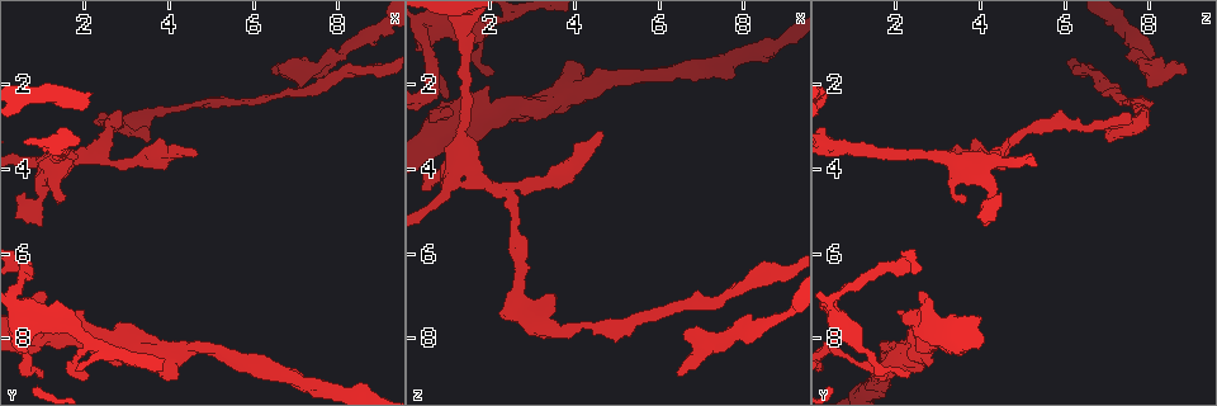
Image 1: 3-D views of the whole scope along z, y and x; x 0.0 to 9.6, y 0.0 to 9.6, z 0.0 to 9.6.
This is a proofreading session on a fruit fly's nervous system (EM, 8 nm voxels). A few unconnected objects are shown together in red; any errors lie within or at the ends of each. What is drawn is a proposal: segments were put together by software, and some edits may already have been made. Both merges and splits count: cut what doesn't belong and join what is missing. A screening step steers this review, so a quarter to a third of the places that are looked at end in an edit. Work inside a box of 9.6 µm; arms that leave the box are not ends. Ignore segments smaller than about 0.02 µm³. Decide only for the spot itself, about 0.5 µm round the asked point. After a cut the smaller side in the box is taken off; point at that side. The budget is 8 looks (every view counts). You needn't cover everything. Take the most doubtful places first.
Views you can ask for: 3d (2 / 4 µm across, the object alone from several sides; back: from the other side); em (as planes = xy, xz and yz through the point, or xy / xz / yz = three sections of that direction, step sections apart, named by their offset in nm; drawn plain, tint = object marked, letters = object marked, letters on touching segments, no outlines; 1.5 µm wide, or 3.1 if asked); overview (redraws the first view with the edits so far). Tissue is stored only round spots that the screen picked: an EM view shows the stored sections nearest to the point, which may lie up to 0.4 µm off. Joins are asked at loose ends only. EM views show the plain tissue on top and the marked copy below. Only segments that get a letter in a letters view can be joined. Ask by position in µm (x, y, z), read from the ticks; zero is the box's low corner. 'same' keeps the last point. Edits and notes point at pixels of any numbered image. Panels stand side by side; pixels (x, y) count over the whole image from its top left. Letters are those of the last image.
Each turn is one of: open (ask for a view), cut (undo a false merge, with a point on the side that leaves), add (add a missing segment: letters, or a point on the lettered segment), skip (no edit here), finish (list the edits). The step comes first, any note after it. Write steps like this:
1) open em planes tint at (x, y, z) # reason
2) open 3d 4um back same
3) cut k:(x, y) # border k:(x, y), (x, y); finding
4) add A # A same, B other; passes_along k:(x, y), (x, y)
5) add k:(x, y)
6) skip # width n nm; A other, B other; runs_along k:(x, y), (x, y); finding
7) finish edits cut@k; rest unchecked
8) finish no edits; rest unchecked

open 3d 2um at (4.60, 3.65, 3.15) # an open end

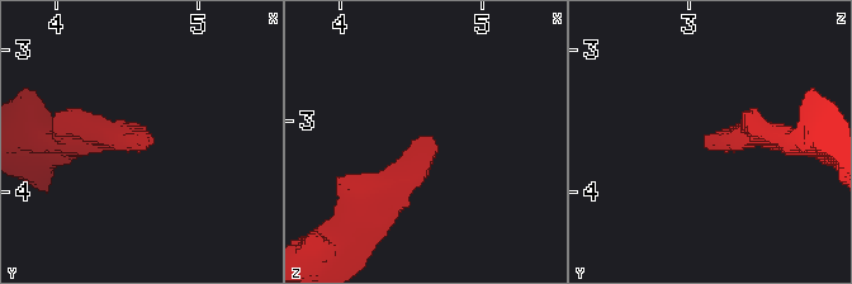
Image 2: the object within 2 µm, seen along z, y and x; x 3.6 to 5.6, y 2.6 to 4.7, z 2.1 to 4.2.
open em planes letters at (4.62, 3.68, 3.08) # shape alone is not enough

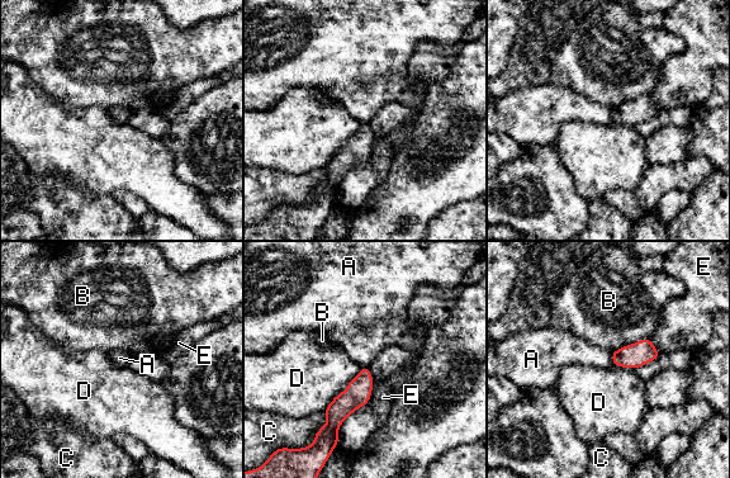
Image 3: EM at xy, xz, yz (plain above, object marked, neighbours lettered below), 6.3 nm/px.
skip # width 150 nm; A other, B other, C other, D other, E other; runs_along 3:(365, 369), (360, 389), (327, 427); none of them fits

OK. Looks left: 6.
open em 3.1um xy step 8 tint at (6.45, 1.70, 8.90) # an open end

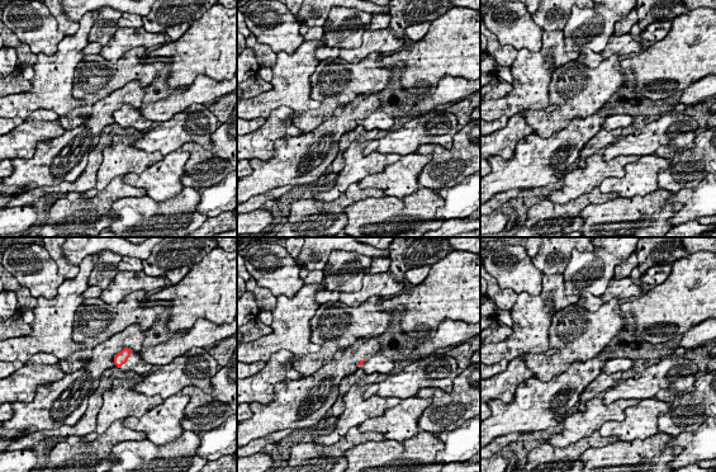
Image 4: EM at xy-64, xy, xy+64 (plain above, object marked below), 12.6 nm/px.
open em 3.1um xy step 8 letters same

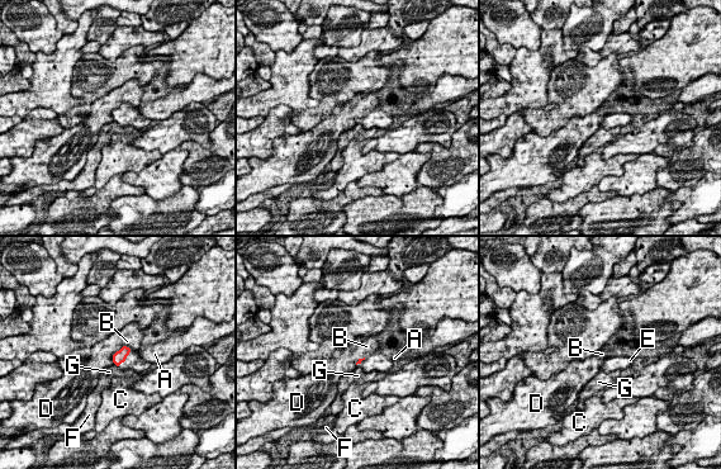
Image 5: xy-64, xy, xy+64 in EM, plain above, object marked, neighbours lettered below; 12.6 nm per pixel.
add E # A other, B other, C other, D other, E same, F other, G other; passes_along 5:(119, 356), (124, 359), (134, 361); it goes on there

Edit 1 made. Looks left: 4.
open overview # redraw

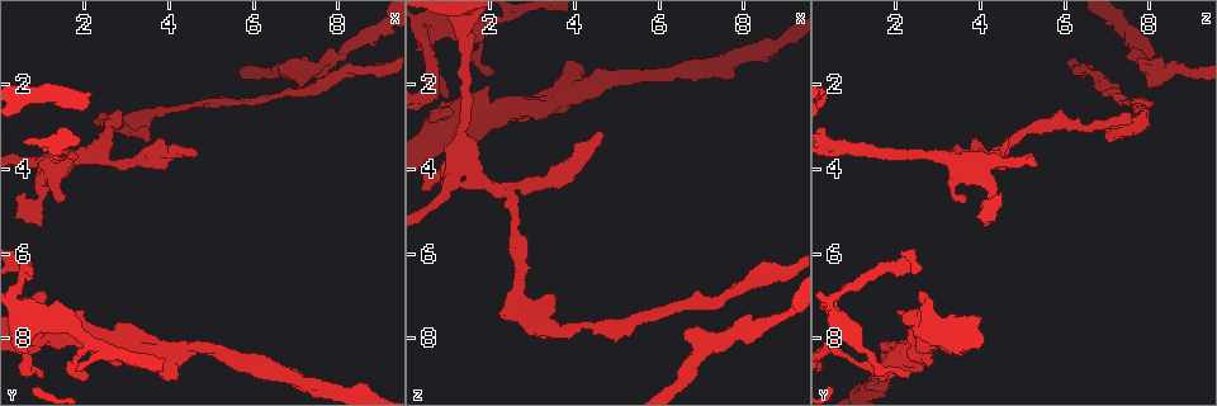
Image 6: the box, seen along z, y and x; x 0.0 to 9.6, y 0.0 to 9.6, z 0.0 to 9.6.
open 3d 4um at (0.95, 8.90, 2.30) # free end

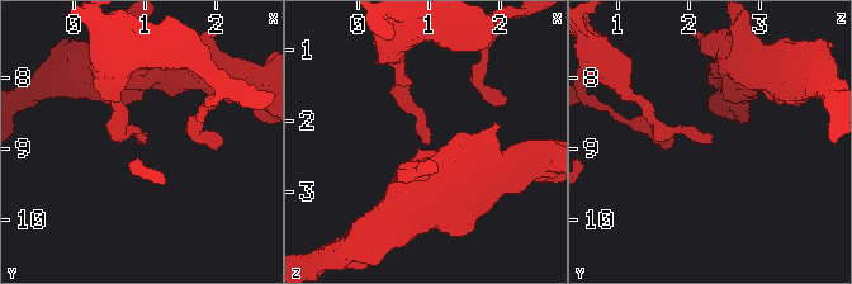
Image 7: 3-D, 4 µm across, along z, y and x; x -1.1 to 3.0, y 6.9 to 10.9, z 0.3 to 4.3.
open em xz step 8 letters at (0.95, 8.95, 2.30)

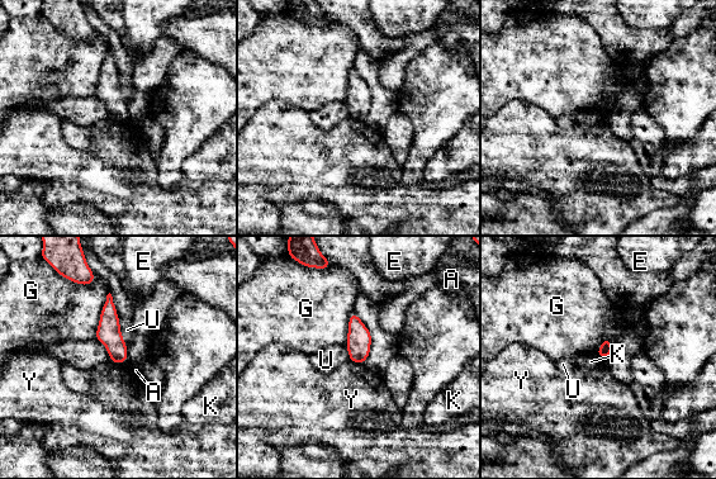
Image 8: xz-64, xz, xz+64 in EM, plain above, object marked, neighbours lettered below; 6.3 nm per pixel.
skip # A other, E other, G other, K other, U other, Y other; border 8:(596, 351), (607, 359); no lettered segment goes on from it

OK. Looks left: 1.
finish edits add@5; rest unchecked

